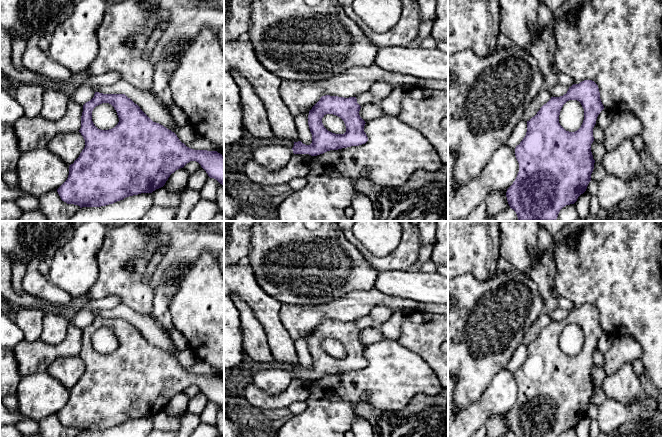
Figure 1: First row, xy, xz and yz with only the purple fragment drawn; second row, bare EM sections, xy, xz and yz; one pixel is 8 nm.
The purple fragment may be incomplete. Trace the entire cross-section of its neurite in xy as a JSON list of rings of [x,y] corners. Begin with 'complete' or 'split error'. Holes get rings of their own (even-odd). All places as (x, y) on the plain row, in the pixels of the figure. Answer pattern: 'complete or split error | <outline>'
complete | [[[95,316],[94,321],[83,329],[81,352],[85,371],[79,381],[69,390],[67,404],[57,413],[62,425],[82,431],[101,431],[141,417],[152,417],[163,411],[172,397],[183,392],[190,385],[198,386],[210,402],[224,410],[224,381],[217,375],[194,374],[182,367],[177,359],[163,349],[153,346],[125,318],[103,318]],[[102,328],[111,328],[117,336],[119,346],[109,354],[98,353],[92,345],[93,333]]]

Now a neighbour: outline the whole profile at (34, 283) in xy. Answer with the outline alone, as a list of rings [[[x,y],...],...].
[[[38,270],[25,273],[21,281],[21,288],[24,292],[52,306],[65,307],[72,300],[69,293],[58,288],[48,276],[43,276]]]

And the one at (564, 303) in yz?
[[[558,296],[557,300],[558,300],[559,307],[561,307],[562,309],[571,311],[574,308],[574,304],[569,299],[567,299],[565,297]]]

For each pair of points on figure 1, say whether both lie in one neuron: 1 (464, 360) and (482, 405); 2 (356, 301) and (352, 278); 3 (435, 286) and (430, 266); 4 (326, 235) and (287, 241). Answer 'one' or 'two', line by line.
1: two
2: two
3: two
4: one

